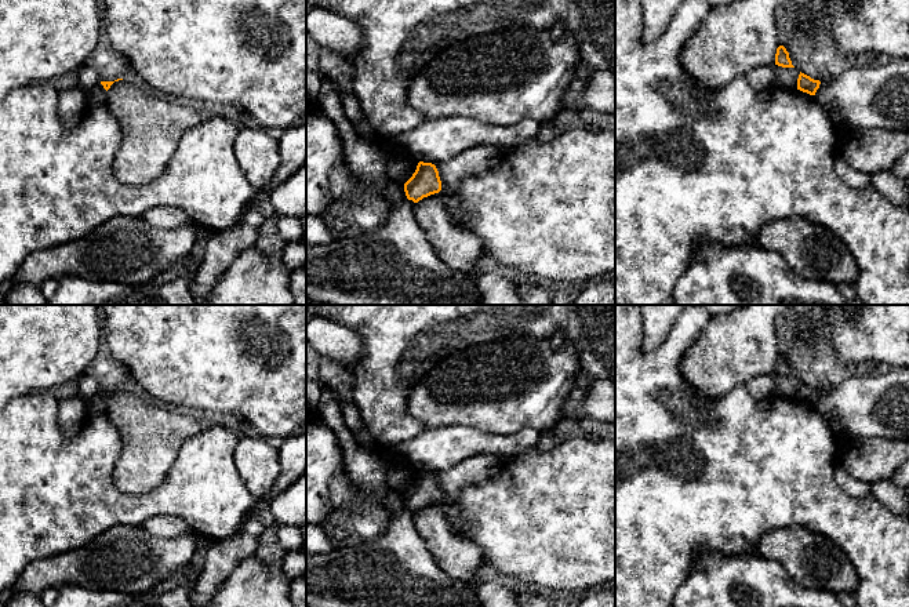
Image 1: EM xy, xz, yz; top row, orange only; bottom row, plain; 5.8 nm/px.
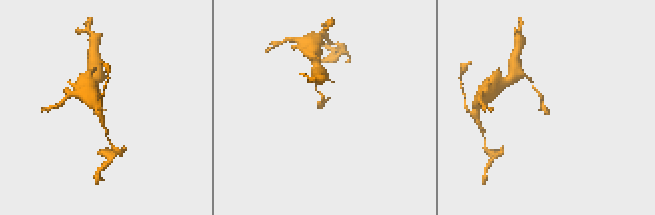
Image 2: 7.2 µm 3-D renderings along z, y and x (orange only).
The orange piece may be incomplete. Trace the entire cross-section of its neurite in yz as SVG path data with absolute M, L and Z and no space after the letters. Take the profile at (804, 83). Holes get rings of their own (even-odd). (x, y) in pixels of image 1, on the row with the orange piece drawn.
M800 72L797 79L797 90L807 92L810 95L815 95L817 90L819 88L819 84L819 80L814 80L810 76Z

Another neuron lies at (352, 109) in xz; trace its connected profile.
M326 76L326 77L332 83L334 88L337 90L337 92L342 101L342 105L343 105L343 112L345 112L346 117L349 119L349 121L352 123L357 135L360 138L363 138L366 142L368 142L370 145L378 145L378 141L372 135L370 126L363 120L361 108L357 102L356 95L343 91L337 84L335 80L330 79L328 76Z

